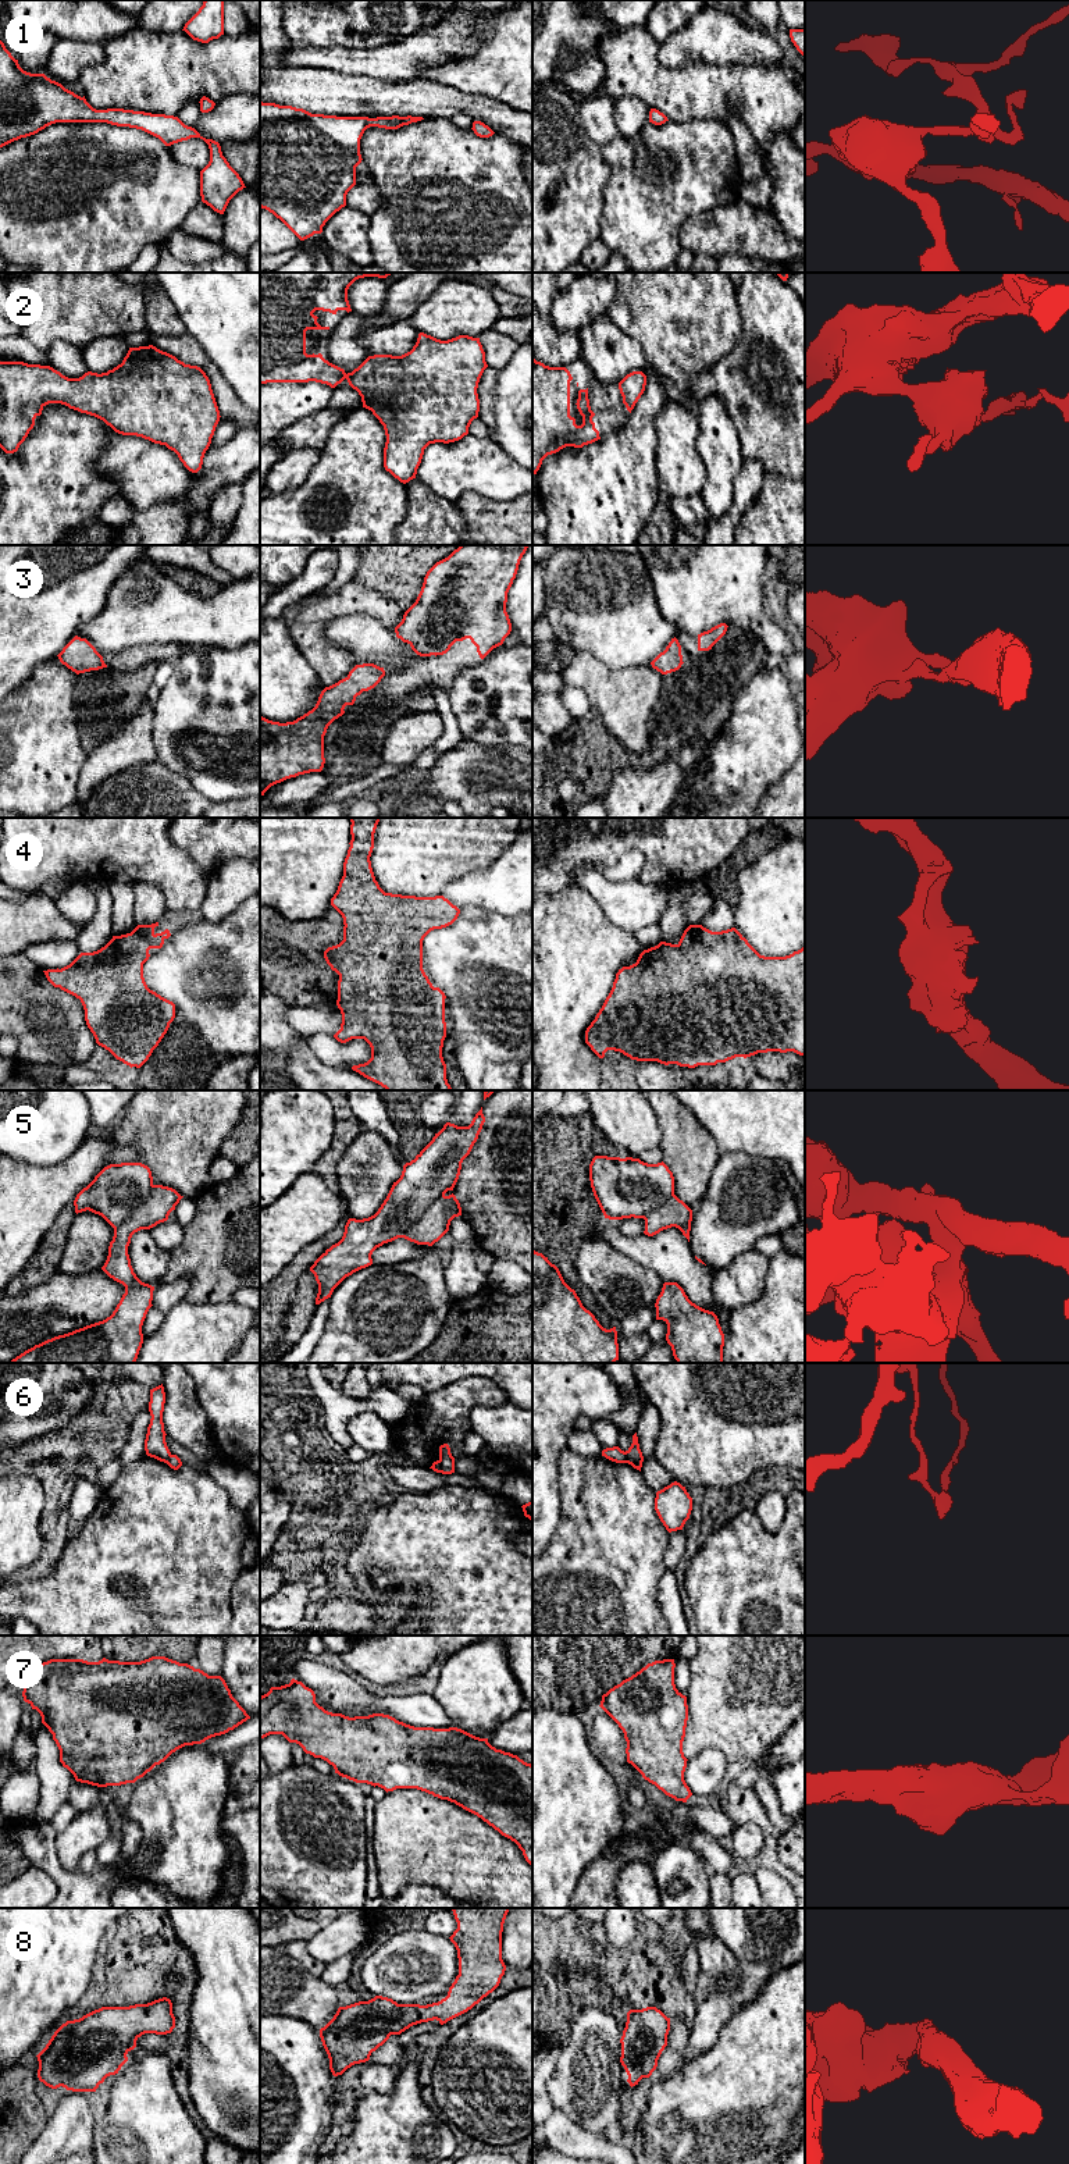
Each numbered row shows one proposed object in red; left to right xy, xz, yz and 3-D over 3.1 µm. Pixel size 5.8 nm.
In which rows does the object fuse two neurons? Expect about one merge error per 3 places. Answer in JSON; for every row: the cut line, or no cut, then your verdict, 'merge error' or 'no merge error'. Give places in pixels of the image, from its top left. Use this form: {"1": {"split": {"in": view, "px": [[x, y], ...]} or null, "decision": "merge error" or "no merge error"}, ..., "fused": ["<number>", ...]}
{"1": {"split": null, "decision": "no merge error"}, "2": {"split": null, "decision": "no merge error"}, "3": {"split": null, "decision": "no merge error"}, "4": {"split": null, "decision": "no merge error"}, "5": {"split": {"in": "xy", "px": [[154, 1185], [150, 1193], [114, 1230]]}, "decision": "merge error"}, "6": {"split": {"in": "yz", "px": [[624, 1452], [631, 1462], [641, 1463]]}, "decision": "merge error"}, "7": {"split": null, "decision": "no merge error"}, "8": {"split": null, "decision": "no merge error"}, "fused": ["5", "6"]}

